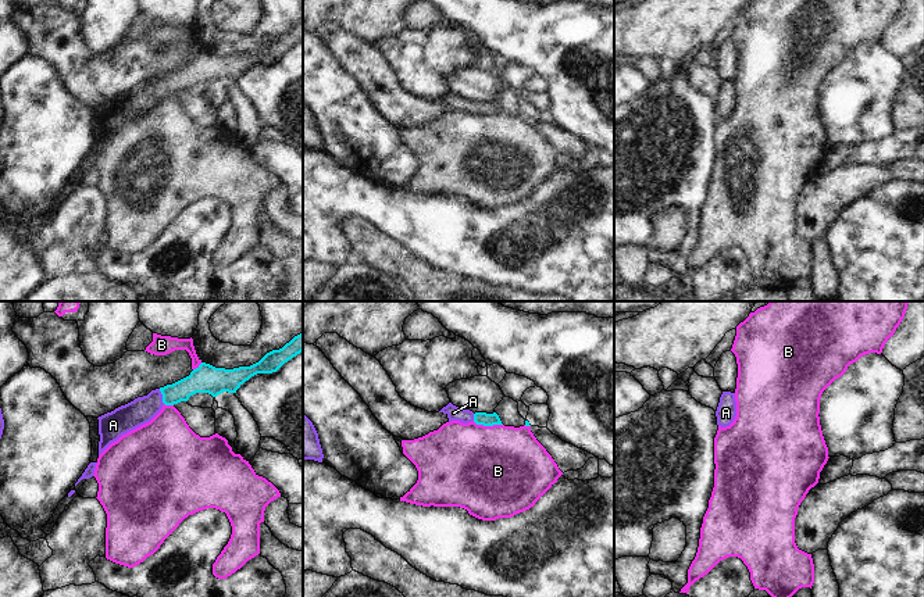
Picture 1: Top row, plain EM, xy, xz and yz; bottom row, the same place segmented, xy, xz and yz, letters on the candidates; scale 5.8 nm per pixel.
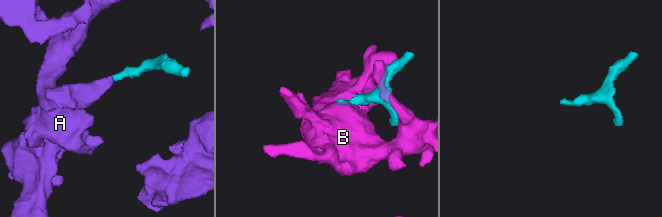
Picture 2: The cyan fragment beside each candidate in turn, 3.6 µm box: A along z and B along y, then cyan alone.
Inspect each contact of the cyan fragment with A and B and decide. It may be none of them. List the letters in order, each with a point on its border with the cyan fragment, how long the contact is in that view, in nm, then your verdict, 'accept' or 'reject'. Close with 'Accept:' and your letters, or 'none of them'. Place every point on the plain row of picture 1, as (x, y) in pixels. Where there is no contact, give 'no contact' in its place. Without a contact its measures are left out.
A: xy (163, 85) | 90 nm | accept
B: xz (488, 114) | 180 nm | reject
Accept: A

